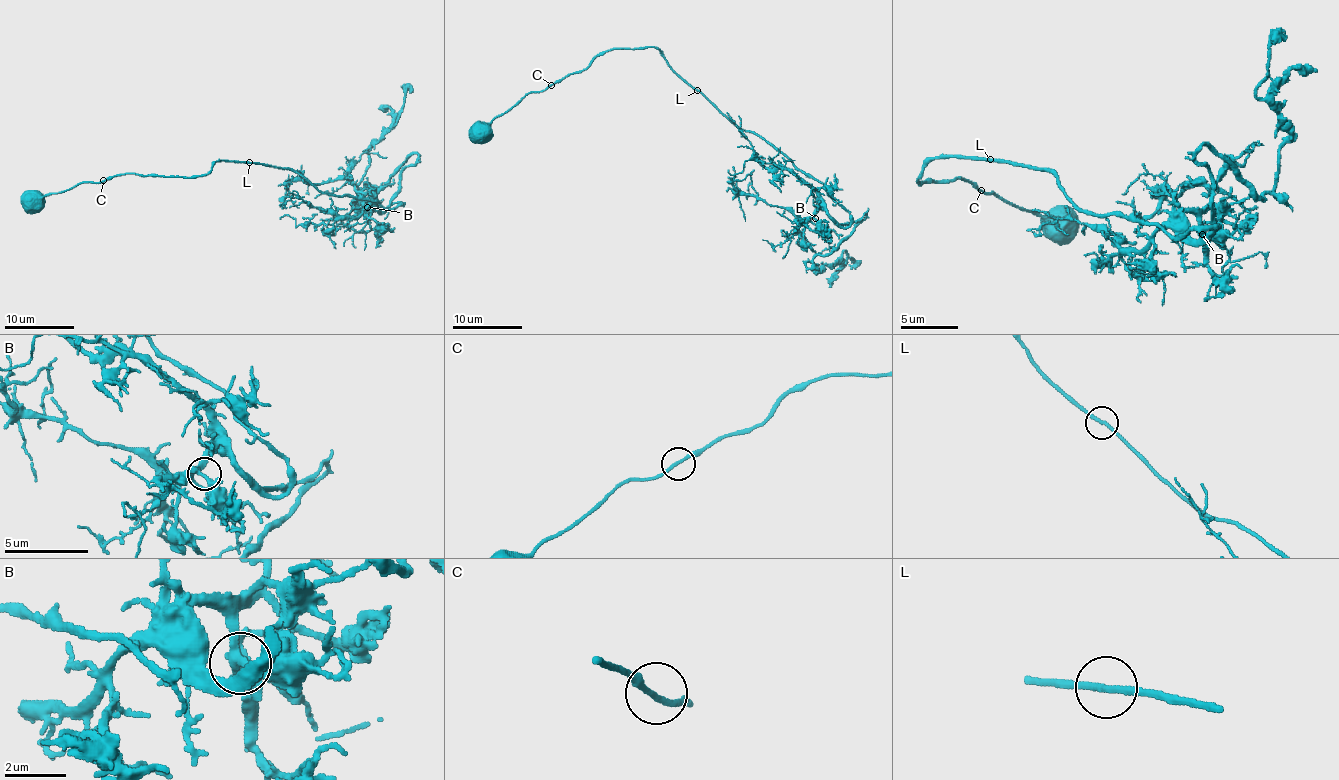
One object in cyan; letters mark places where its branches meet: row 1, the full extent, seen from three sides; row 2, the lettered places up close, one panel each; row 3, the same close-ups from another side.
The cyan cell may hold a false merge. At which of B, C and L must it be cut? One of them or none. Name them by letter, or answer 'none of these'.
none of these

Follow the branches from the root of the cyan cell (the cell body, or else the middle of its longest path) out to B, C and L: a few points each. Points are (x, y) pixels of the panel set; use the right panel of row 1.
B: (1057, 228), (919, 173), (1017, 161), (1086, 213), (1216, 228), (1193, 239), (1193, 213), (1202, 234)
C: (1057, 228), (1043, 216), (982, 190)
L: (1057, 228), (1031, 211), (982, 193), (965, 179), (919, 182), (919, 173), (933, 159), (991, 159)

